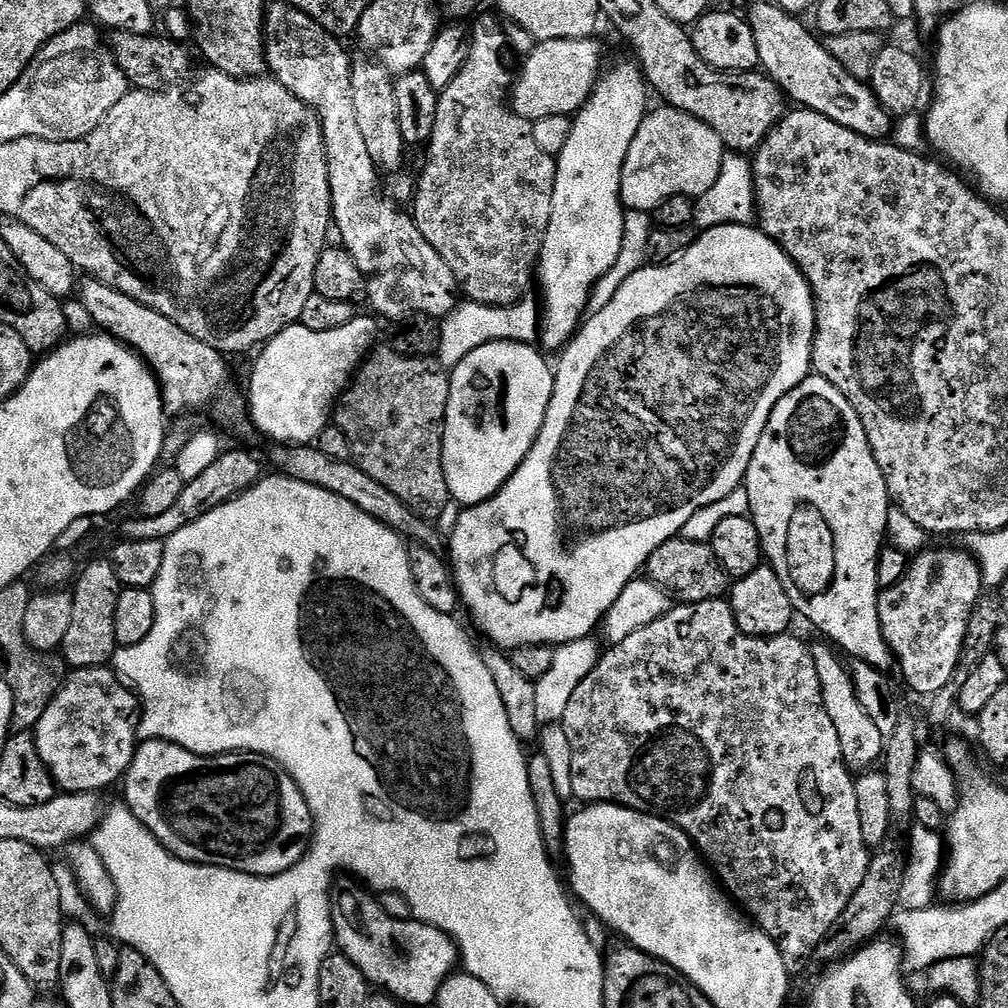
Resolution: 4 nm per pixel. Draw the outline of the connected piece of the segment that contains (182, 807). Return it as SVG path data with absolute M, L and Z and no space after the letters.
M146 740L137 747L134 758L130 762L127 772L122 777L124 784L123 803L128 809L154 834L156 841L160 843L167 852L179 860L189 860L191 864L203 864L210 868L229 868L244 872L247 876L277 876L293 868L308 851L308 845L312 838L312 811L298 786L284 773L284 769L266 756L260 756L257 752L227 752L221 756L199 756L190 750L186 750L177 744L171 744L165 740Z

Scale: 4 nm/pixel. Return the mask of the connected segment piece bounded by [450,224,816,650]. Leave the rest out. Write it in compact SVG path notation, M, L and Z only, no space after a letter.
M723 224L717 228L701 231L697 235L694 246L690 246L680 256L677 256L675 260L669 260L667 264L659 266L645 266L639 268L634 274L630 274L630 278L626 278L626 282L622 282L622 286L618 286L614 298L610 298L610 302L606 307L597 308L591 314L593 316L590 317L591 315L589 315L581 323L576 335L568 341L566 347L559 353L558 359L560 359L560 365L557 363L554 368L556 374L554 394L550 398L550 406L546 410L546 418L542 422L542 430L538 434L536 445L530 450L530 454L526 454L522 466L518 466L516 473L489 500L481 504L465 507L461 511L458 518L458 526L454 526L450 537L450 543L452 543L450 571L453 580L456 581L456 590L460 593L461 605L465 609L468 607L468 616L472 619L473 626L488 639L488 642L491 642L501 650L511 650L518 646L530 646L531 644L559 646L571 640L582 640L591 637L593 635L592 631L595 628L597 631L598 625L603 621L604 615L610 610L610 606L614 606L614 602L618 600L618 594L622 594L622 590L626 590L629 582L641 575L642 569L647 565L650 554L654 554L654 550L658 550L658 546L662 546L667 540L677 539L683 533L686 522L690 522L690 518L694 518L694 514L698 514L698 510L702 510L702 506L710 506L710 502L718 502L722 498L726 498L726 494L730 494L736 488L743 485L744 476L750 466L750 458L754 458L754 450L758 446L758 438L762 438L762 430L766 430L766 422L770 418L774 406L778 406L780 399L790 390L794 390L794 386L801 384L813 371L812 343L814 342L814 334L816 333L816 307L814 306L812 291L806 282L806 278L798 270L796 263L765 232L760 231L759 227L756 226Z

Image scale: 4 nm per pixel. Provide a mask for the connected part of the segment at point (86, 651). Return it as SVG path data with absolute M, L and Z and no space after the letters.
M111 559L92 560L85 568L83 565L79 569L70 588L74 611L62 645L64 660L69 664L69 669L103 668L111 661L118 647L114 638L114 609L118 607L121 587Z

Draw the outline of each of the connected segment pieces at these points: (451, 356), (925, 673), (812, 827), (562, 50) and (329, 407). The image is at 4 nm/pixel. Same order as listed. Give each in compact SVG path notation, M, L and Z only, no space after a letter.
M529 298L521 299L519 304L511 308L491 308L485 304L471 302L457 303L456 309L448 316L443 317L440 324L440 351L438 363L441 368L451 370L466 358L478 346L486 346L490 342L502 342L503 340L515 340L518 344L532 344L537 339L540 327L541 313L538 304Z
M933 546L925 547L924 551L917 552L911 557L906 574L902 578L902 582L898 582L894 586L883 589L878 602L878 618L882 626L882 634L886 638L886 642L890 646L894 657L895 667L900 667L900 672L904 675L904 680L908 683L908 688L912 692L917 692L920 696L935 697L937 694L943 693L945 686L950 682L950 678L954 674L954 670L960 661L962 654L962 642L966 642L966 626L970 626L970 618L972 611L976 609L976 604L982 599L982 589L984 588L984 579L980 573L980 563L976 561L976 557L971 552L963 547L957 548L932 548Z
M724 598L707 600L697 604L677 603L675 606L669 607L668 613L662 618L650 622L650 626L642 626L638 630L634 630L634 634L630 634L630 638L626 638L621 644L611 645L601 655L600 661L594 666L594 670L590 670L590 674L586 674L586 678L582 678L582 686L578 686L578 690L574 690L574 695L571 696L570 702L566 706L566 714L562 721L562 727L566 730L566 738L570 738L570 786L572 787L572 796L575 799L584 800L580 802L585 805L621 804L624 808L633 808L635 812L648 812L651 816L660 816L663 820L671 820L676 827L691 838L692 845L706 861L724 891L749 917L754 918L759 928L775 942L785 964L789 966L802 963L807 956L811 957L815 953L818 945L823 944L829 930L834 926L834 922L838 922L842 910L846 910L846 902L850 902L850 898L854 898L854 890L858 890L858 886L862 886L862 878L866 878L866 866L870 859L870 849L862 838L862 825L858 819L858 794L854 794L856 782L853 773L842 758L842 750L838 746L838 730L834 730L834 722L830 722L830 714L826 714L826 706L822 702L822 686L818 682L818 670L814 666L812 649L807 643L804 645L798 637L792 635L746 635L734 618L731 603Z
M596 38L582 40L541 40L536 49L523 57L518 75L515 77L510 93L510 103L518 115L533 121L538 118L550 118L551 116L572 116L587 104L596 84L600 81L604 64L604 48L596 41Z
M357 314L339 330L306 330L306 326L297 322L263 345L259 349L260 357L252 368L252 381L246 391L246 408L250 413L251 427L276 440L272 442L280 446L308 446L316 441L322 430L329 427L344 389L352 383L360 365L367 360L368 353L377 347L376 335L380 328L375 324L377 321L371 315L368 316Z

